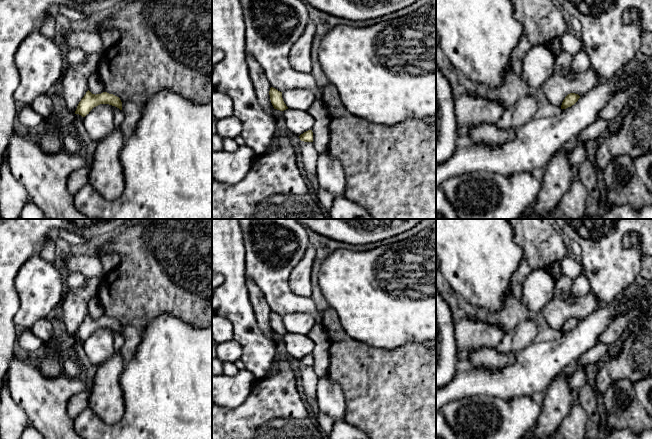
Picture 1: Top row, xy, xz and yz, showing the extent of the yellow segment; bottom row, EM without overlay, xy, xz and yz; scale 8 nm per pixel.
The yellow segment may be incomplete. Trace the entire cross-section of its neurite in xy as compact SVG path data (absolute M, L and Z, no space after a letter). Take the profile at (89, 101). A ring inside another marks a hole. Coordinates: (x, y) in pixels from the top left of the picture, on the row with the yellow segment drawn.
M88 90L79 102L75 114L85 117L94 107L100 104L109 104L122 110L122 102L119 97L107 92L95 95Z

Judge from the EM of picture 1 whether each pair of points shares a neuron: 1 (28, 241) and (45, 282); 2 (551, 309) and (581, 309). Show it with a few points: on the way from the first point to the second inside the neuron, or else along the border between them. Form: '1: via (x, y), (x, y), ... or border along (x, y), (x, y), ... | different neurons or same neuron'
1: border along (38, 253), (33, 254), (18, 271) | different neurons
2: via (558, 309), (574, 309) | same neuron

